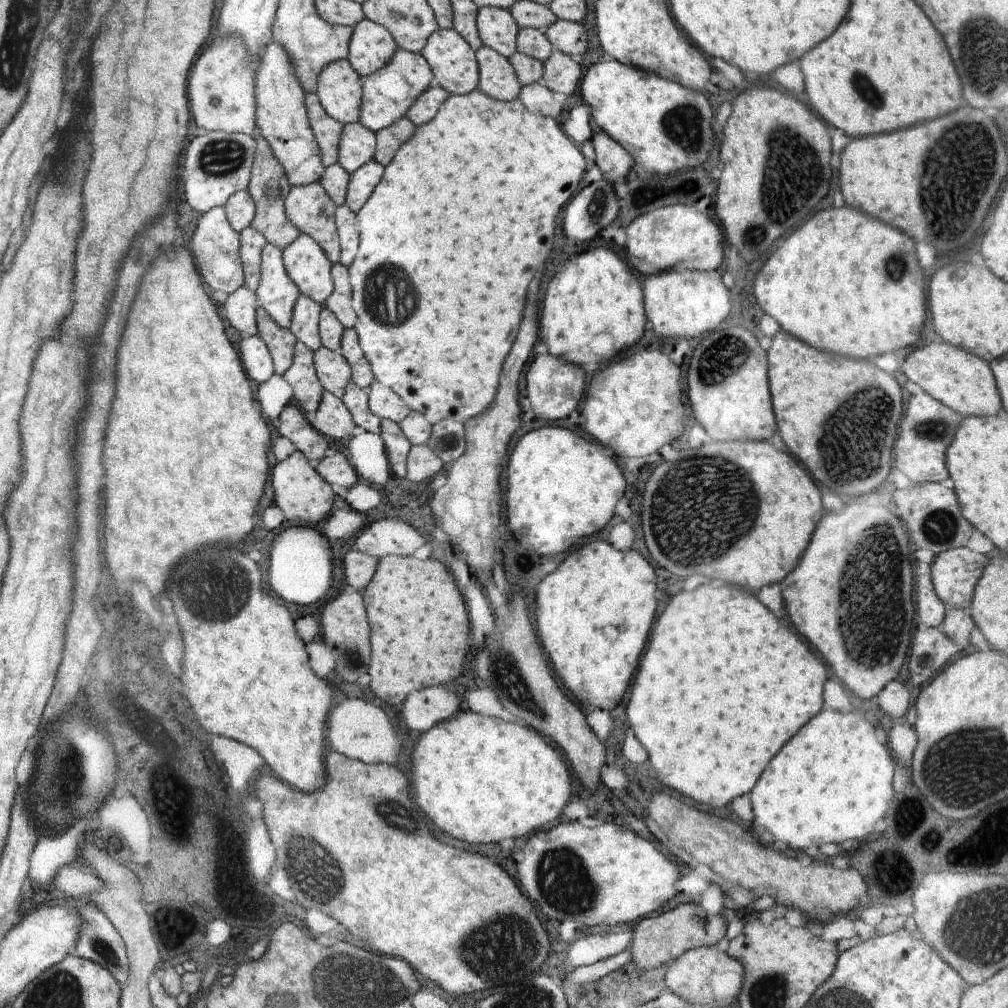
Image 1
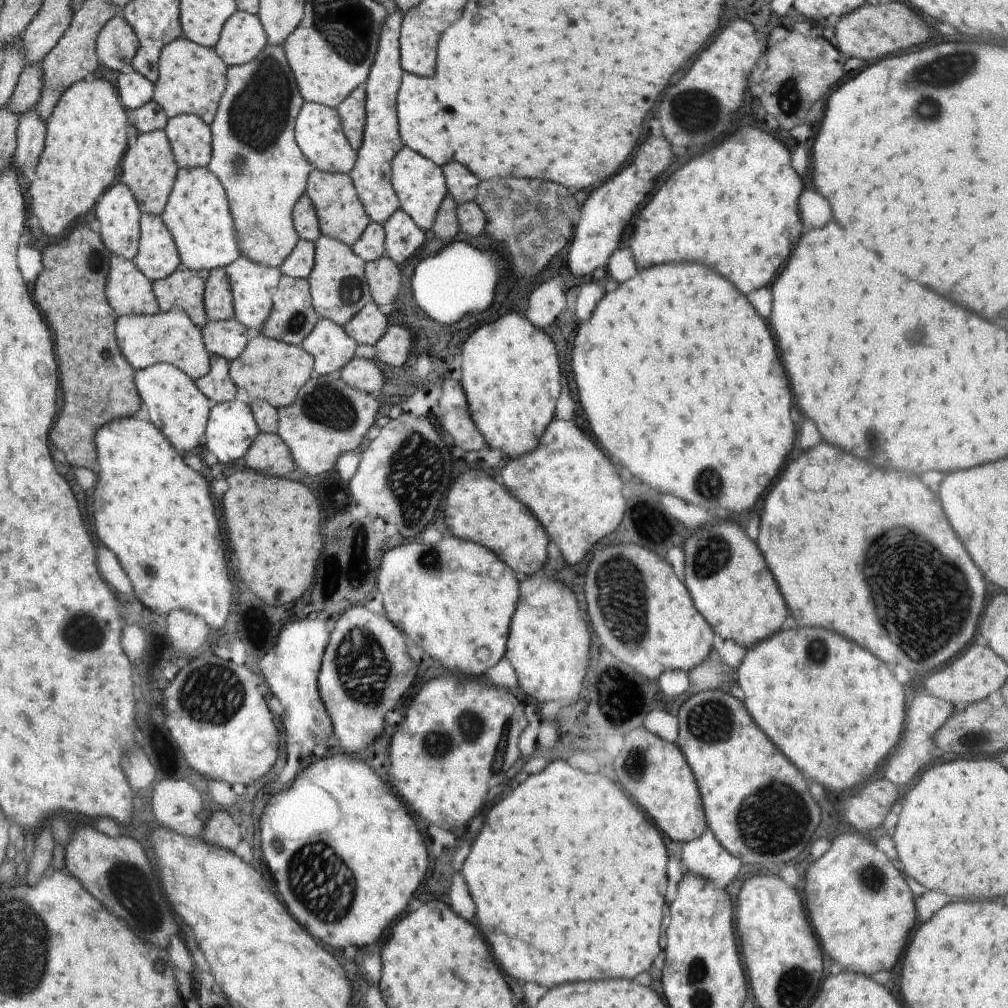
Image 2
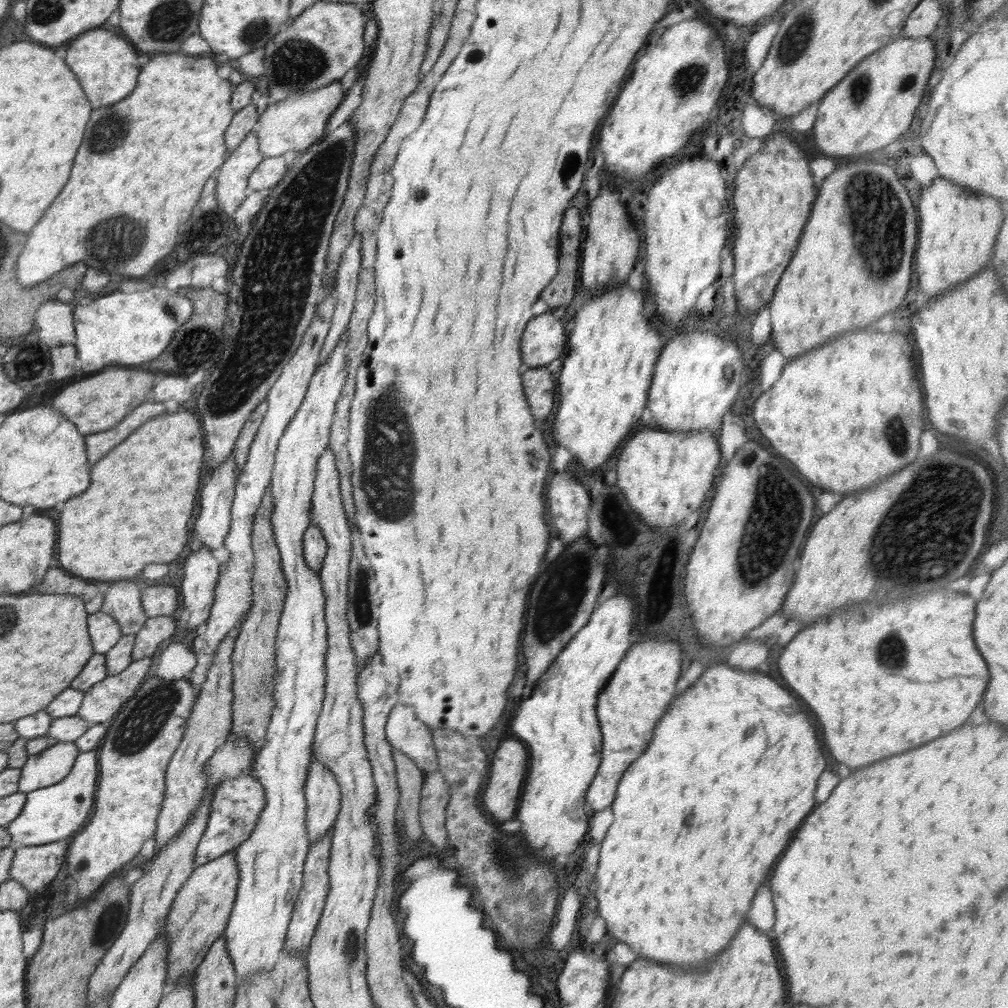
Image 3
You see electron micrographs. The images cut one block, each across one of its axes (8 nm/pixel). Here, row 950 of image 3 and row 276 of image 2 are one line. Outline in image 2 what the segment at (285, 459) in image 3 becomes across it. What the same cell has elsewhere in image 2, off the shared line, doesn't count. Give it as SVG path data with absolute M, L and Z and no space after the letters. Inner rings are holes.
M240 255L234 262L223 268L231 284L233 296L233 318L241 322L251 334L262 330L273 307L273 294L282 276L279 267L265 267Z

